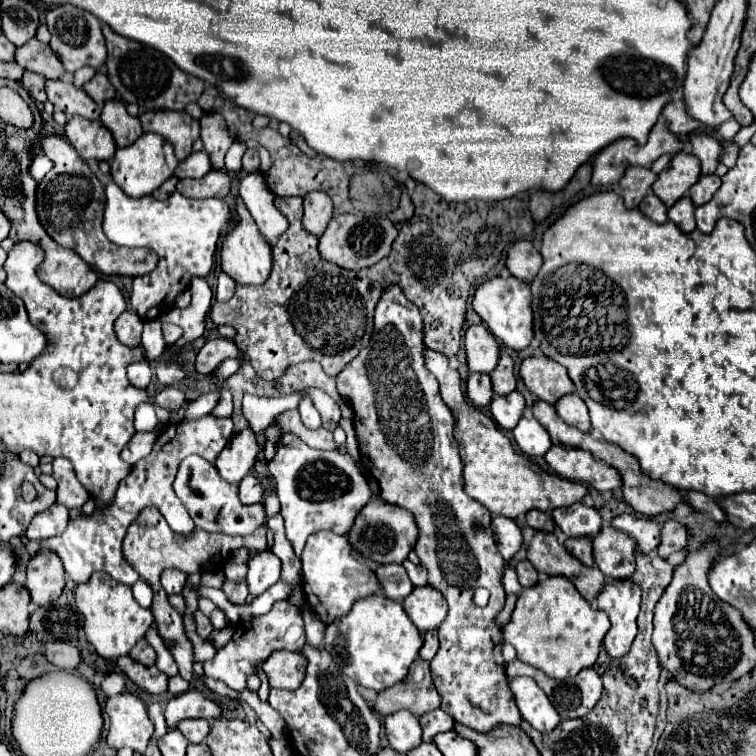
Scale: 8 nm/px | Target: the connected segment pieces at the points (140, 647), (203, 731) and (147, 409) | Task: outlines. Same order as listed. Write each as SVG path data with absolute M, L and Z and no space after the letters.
M140 640L140 642L132 648L130 656L132 656L134 660L138 660L138 662L146 664L146 666L152 666L156 661L156 652L152 646L148 645L146 640Z
M182 720L178 724L178 730L190 740L190 742L204 742L204 738L210 732L210 724L208 720Z
M140 404L136 408L136 420L134 420L136 430L146 430L146 432L154 432L158 426L158 418L154 414L154 408L150 404Z

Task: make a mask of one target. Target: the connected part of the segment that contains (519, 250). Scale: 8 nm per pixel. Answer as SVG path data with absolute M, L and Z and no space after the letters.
M520 240L510 246L508 258L506 258L506 268L510 270L512 276L516 276L524 282L532 282L536 278L538 270L542 268L542 256L532 242Z

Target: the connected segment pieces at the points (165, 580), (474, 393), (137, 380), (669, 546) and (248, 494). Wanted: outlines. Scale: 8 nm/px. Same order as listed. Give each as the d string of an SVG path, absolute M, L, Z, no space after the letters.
M166 569L161 575L161 584L168 595L180 594L182 588L186 586L188 574L180 572L178 569Z
M472 372L468 378L468 398L476 404L476 406L488 406L492 400L494 392L492 392L492 382L488 374L476 374Z
M132 362L132 364L128 364L126 372L128 372L128 380L130 380L132 386L146 388L150 384L152 370L150 370L148 362Z
M668 520L664 522L662 526L662 540L658 544L658 556L660 558L668 558L672 552L678 552L686 546L686 540L688 540L688 532L682 524L674 522L674 520Z
M248 474L240 482L240 500L244 504L254 504L260 502L262 498L264 498L264 484L254 474Z

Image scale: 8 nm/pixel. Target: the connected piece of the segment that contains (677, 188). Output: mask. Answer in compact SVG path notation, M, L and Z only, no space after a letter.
M680 152L670 160L670 166L660 172L652 190L664 206L672 206L680 200L690 186L700 178L700 160L694 154Z

